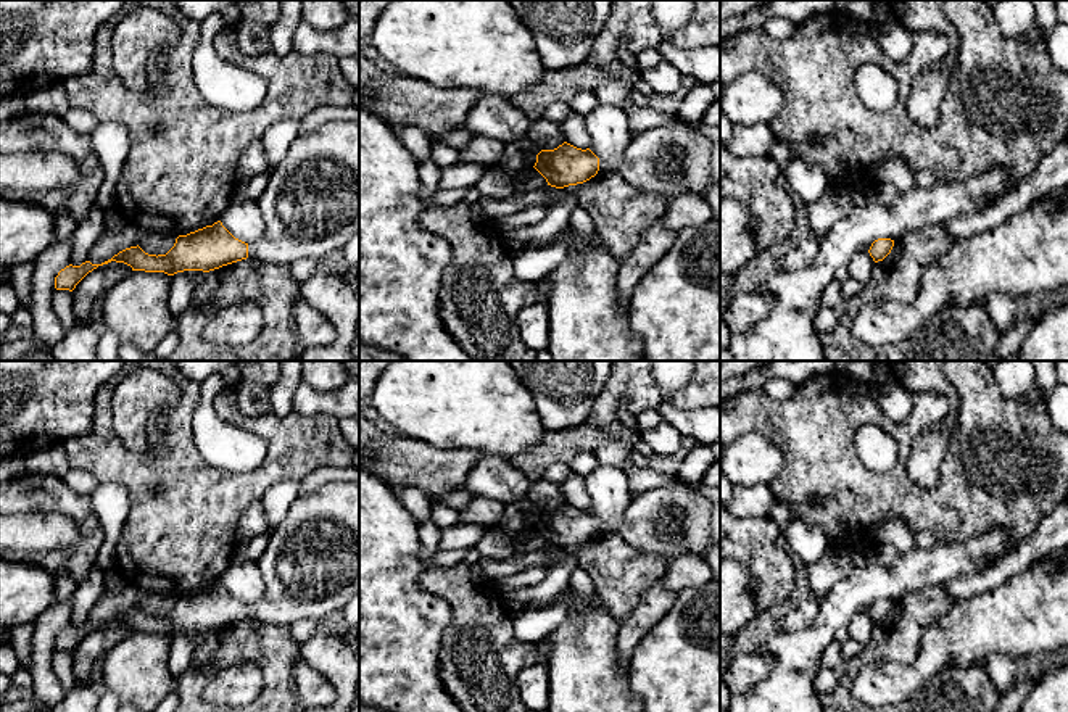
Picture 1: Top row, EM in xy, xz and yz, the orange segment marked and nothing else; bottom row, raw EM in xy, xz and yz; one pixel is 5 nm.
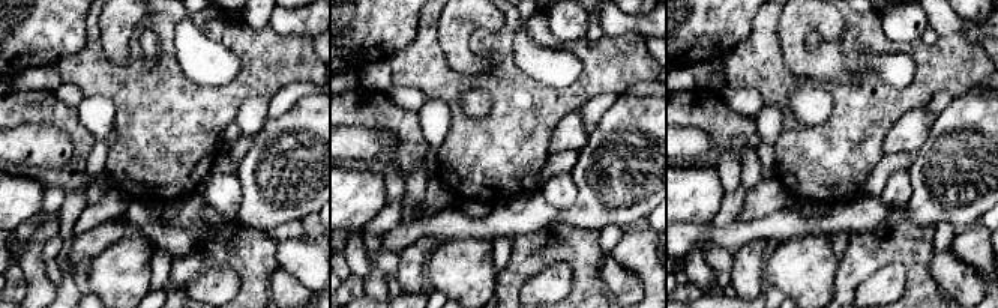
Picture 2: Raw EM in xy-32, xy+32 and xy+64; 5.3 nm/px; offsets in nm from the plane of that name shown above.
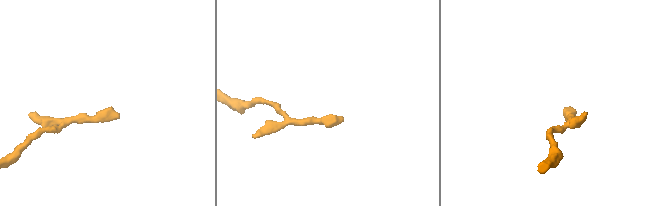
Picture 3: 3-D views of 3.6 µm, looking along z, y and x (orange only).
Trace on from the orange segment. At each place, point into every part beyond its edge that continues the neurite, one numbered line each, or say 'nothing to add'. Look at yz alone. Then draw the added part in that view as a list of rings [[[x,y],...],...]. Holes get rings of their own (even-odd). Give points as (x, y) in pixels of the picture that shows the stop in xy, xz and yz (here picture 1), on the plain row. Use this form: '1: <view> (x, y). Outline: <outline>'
nothing to add

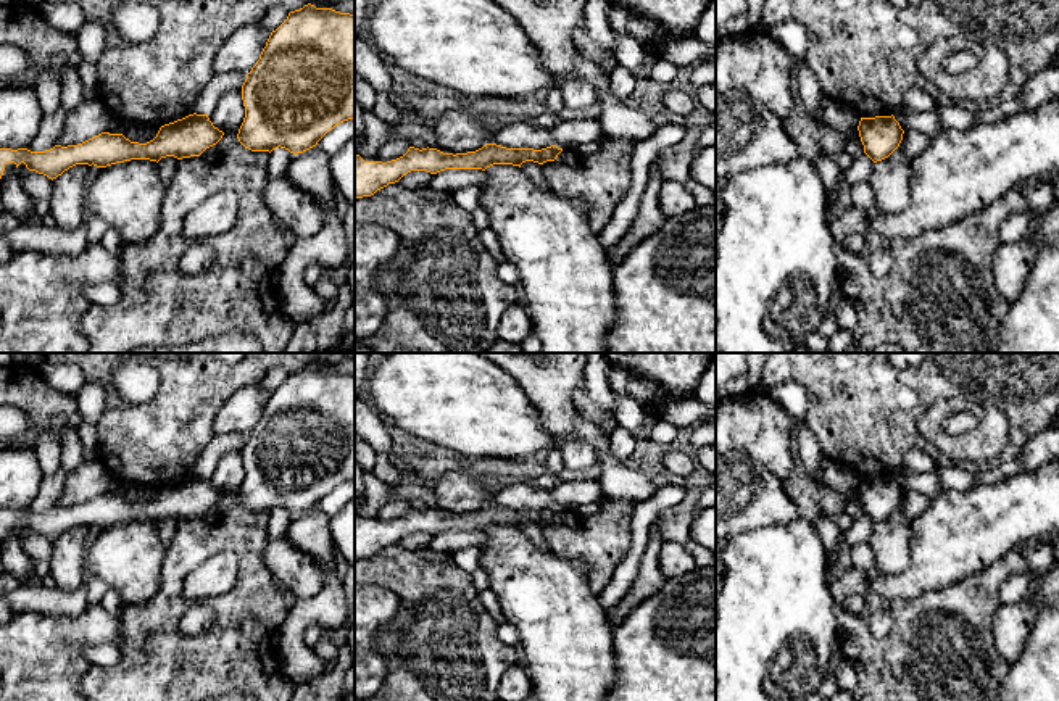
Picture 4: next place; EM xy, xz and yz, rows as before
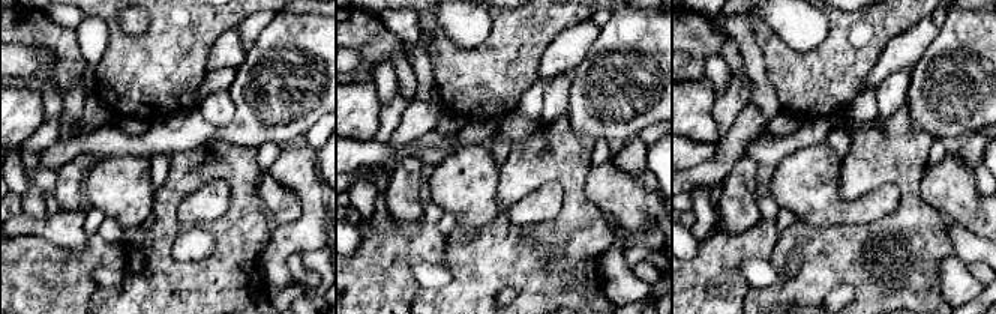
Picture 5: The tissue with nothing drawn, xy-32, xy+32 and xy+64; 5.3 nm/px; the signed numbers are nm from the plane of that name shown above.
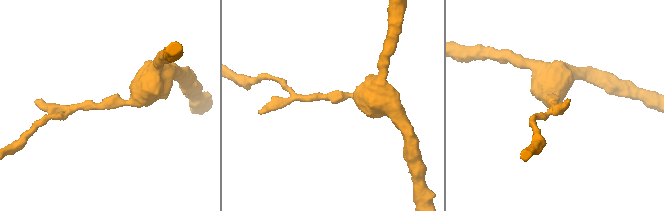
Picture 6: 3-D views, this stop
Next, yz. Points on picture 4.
nothing to add

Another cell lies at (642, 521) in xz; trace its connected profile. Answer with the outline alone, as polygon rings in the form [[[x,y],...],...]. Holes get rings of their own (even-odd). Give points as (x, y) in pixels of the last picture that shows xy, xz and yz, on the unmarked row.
[[[674,483],[658,487],[654,495],[638,506],[630,516],[632,545],[625,558],[619,562],[608,587],[598,595],[603,611],[609,612],[630,590],[645,548],[653,535],[653,527],[661,512],[679,504],[687,488]]]

